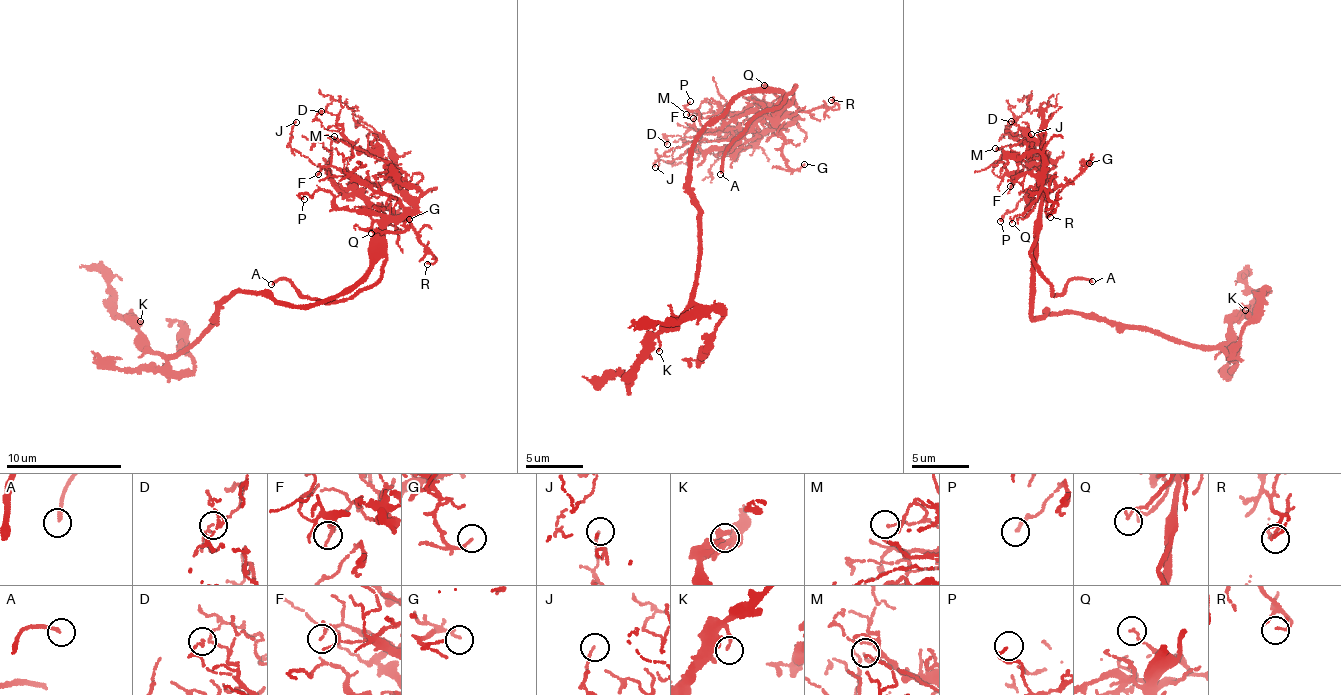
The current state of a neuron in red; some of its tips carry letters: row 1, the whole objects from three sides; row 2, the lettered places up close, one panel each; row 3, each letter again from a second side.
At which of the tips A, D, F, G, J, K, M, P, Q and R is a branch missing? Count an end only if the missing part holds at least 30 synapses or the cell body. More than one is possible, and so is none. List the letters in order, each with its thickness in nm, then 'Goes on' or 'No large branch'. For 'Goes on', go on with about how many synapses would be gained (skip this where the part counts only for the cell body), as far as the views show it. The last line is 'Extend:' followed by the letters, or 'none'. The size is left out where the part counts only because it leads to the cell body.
A: Thickness 150 nm. Goes on
D: Thickness 110 nm. No large branch
F: Thickness 80 nm. No large branch
G: Thickness 150 nm. No large branch
J: Thickness 100 nm. No large branch
K: Thickness 140 nm. No large branch
M: Thickness 70 nm. No large branch
P: Thickness 150 nm. No large branch
Q: Thickness 130 nm. No large branch
R: Thickness 60 nm. No large branch
Extend: A

